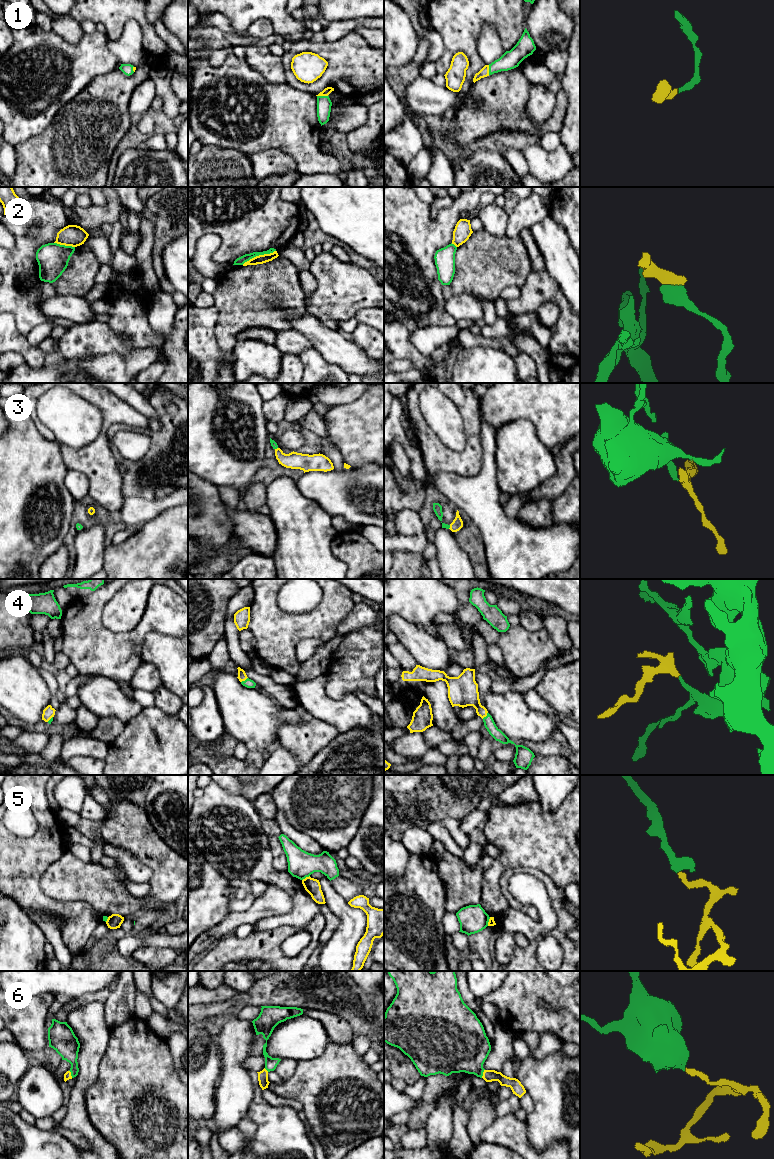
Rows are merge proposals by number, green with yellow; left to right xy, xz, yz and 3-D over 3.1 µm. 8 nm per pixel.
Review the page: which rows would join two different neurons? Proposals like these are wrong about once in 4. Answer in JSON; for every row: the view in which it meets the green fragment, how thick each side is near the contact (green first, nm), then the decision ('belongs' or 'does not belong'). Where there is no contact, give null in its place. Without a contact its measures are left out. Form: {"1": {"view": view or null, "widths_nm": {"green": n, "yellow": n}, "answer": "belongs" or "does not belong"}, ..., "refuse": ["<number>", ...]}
{"1": {"view": "xz", "widths_nm": {"green": 120, "yellow": 60}, "answer": "belongs"}, "2": {"view": "xz", "widths_nm": {"green": 70, "yellow": 70}, "answer": "does not belong"}, "3": {"view": "yz", "widths_nm": {"green": 40, "yellow": 90}, "answer": "belongs"}, "4": {"view": "yz", "widths_nm": {"green": 90, "yellow": 220}, "answer": "belongs"}, "5": {"view": "xz", "widths_nm": {"green": 220, "yellow": 120}, "answer": "does not belong"}, "6": {"view": "yz", "widths_nm": {"green": 380, "yellow": 100}, "answer": "belongs"}, "refuse": ["2", "5"]}

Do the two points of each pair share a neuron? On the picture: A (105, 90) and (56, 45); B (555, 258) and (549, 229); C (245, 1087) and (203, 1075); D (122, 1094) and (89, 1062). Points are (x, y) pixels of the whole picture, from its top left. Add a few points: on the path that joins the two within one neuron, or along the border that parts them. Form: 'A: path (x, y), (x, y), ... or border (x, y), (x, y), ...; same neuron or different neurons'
A: border (115, 69), (96, 76), (77, 95); different neurons
B: path (555, 251), (555, 245), (549, 236); same neuron
C: border (218, 1055), (220, 1077), (215, 1090), (214, 1102); different neurons
D: border (106, 1049), (99, 1063), (98, 1078), (86, 1091); different neurons

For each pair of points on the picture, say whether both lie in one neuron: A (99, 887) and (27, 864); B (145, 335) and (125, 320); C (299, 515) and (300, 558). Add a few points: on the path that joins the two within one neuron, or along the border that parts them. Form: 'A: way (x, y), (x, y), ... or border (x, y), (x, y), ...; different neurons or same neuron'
A: border (63, 854), (41, 878), (40, 887), (46, 894); different neurons
B: way (140, 333), (130, 323); same neuron
C: way (300, 526), (300, 547); same neuron

